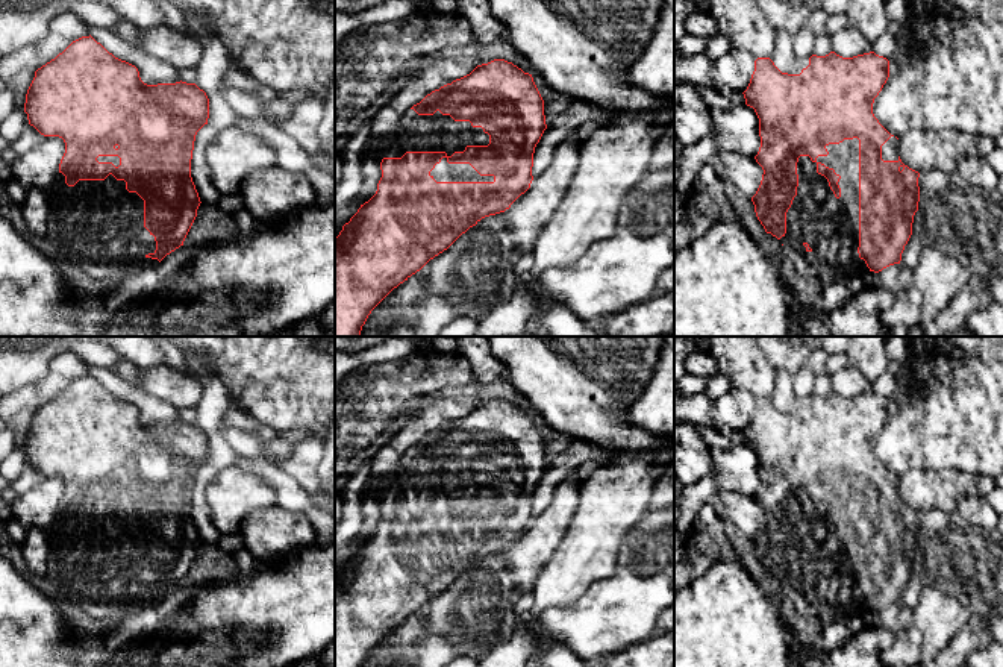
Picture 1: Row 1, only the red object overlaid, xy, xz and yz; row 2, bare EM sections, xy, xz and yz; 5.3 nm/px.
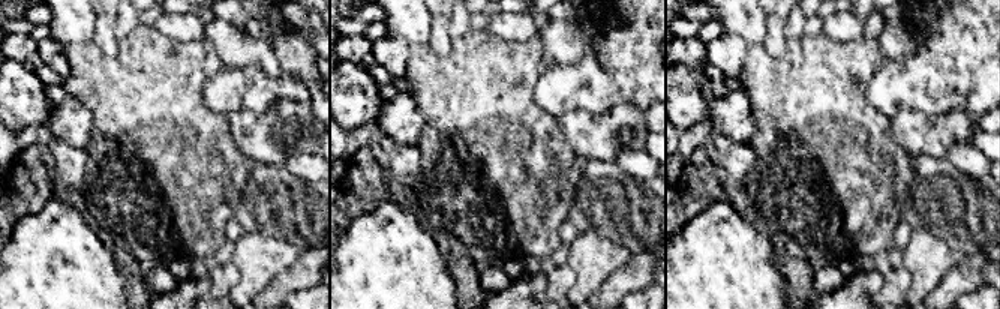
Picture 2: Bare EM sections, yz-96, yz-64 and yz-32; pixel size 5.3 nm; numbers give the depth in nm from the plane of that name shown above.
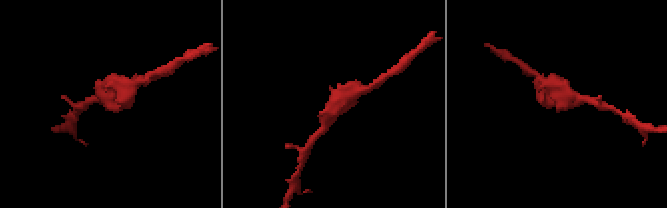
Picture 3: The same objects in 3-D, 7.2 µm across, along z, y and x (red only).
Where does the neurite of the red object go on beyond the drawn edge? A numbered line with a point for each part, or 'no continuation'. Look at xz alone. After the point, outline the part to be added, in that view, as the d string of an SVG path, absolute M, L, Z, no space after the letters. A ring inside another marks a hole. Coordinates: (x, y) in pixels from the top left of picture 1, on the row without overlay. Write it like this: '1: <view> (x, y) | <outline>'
1: xz (437, 472) | M408 449L398 461L392 482L385 488L385 497L402 497L406 491L464 491L467 485L488 485L489 474L470 461L455 461L436 450L433 455L418 455Z

